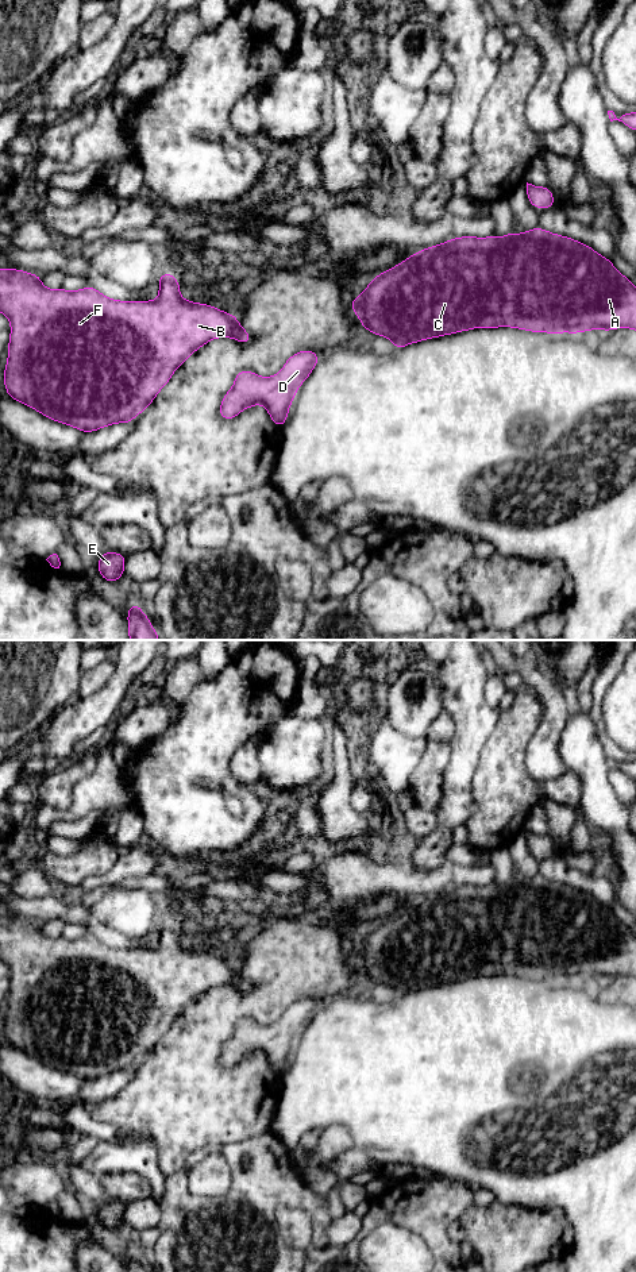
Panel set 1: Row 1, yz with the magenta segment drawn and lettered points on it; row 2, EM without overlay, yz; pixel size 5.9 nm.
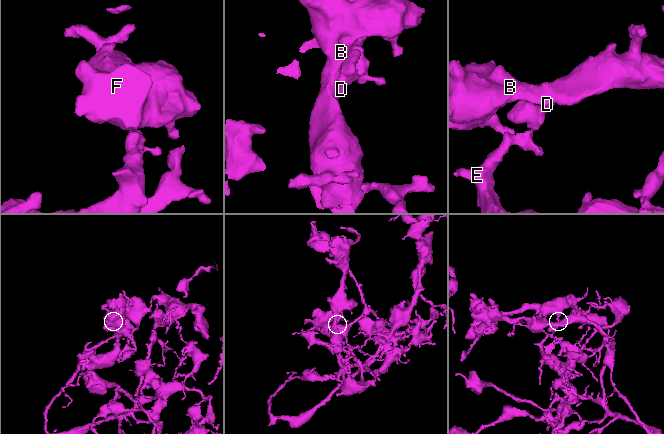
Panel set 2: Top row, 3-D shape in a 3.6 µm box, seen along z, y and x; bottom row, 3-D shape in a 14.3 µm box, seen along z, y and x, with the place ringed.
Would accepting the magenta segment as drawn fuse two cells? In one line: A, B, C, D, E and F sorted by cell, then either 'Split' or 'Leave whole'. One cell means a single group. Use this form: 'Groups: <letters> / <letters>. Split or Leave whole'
Groups: A B C D E F. Leave whole

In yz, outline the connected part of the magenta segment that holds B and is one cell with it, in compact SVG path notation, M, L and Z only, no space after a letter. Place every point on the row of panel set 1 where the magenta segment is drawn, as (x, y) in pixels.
M0 269L0 312L11 323L8 363L4 367L8 397L84 433L95 432L115 423L131 423L154 401L174 370L209 340L234 338L242 344L251 342L251 334L240 327L235 315L208 304L182 300L174 274L163 271L158 282L157 301L117 301L93 286L77 292L63 288L50 290L42 285L38 274Z

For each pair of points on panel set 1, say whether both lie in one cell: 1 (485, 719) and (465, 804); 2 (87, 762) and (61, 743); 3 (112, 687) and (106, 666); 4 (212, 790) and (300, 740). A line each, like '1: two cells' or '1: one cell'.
1: one cell
2: two cells
3: two cells
4: one cell

